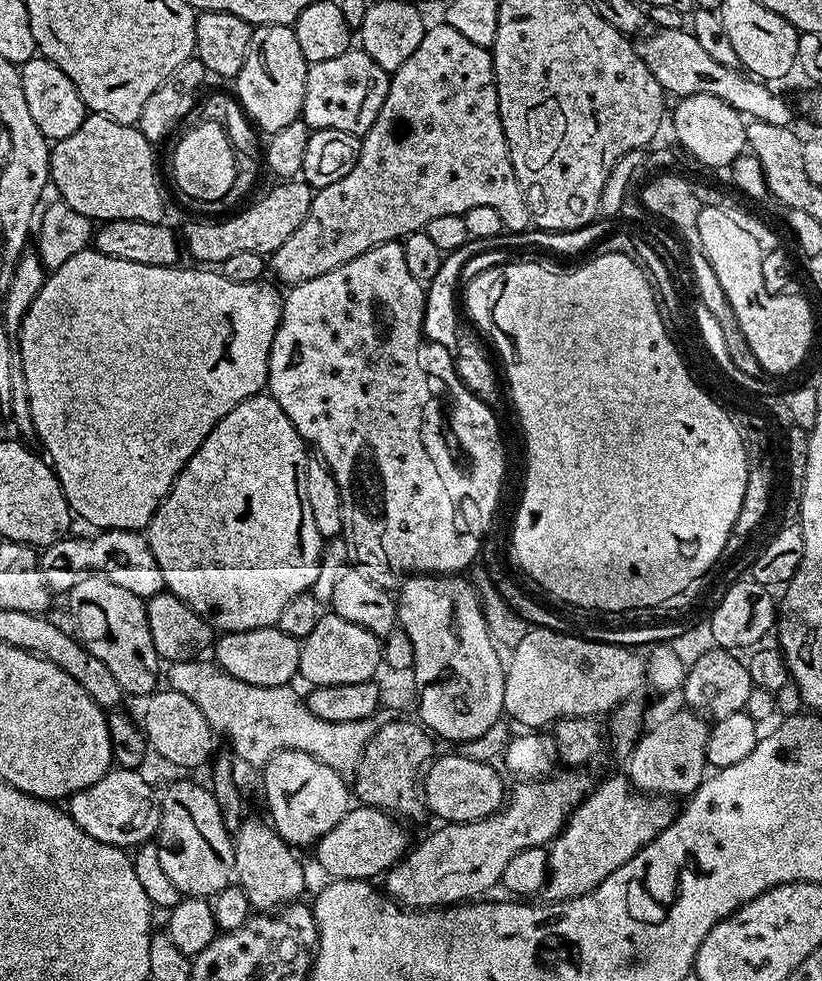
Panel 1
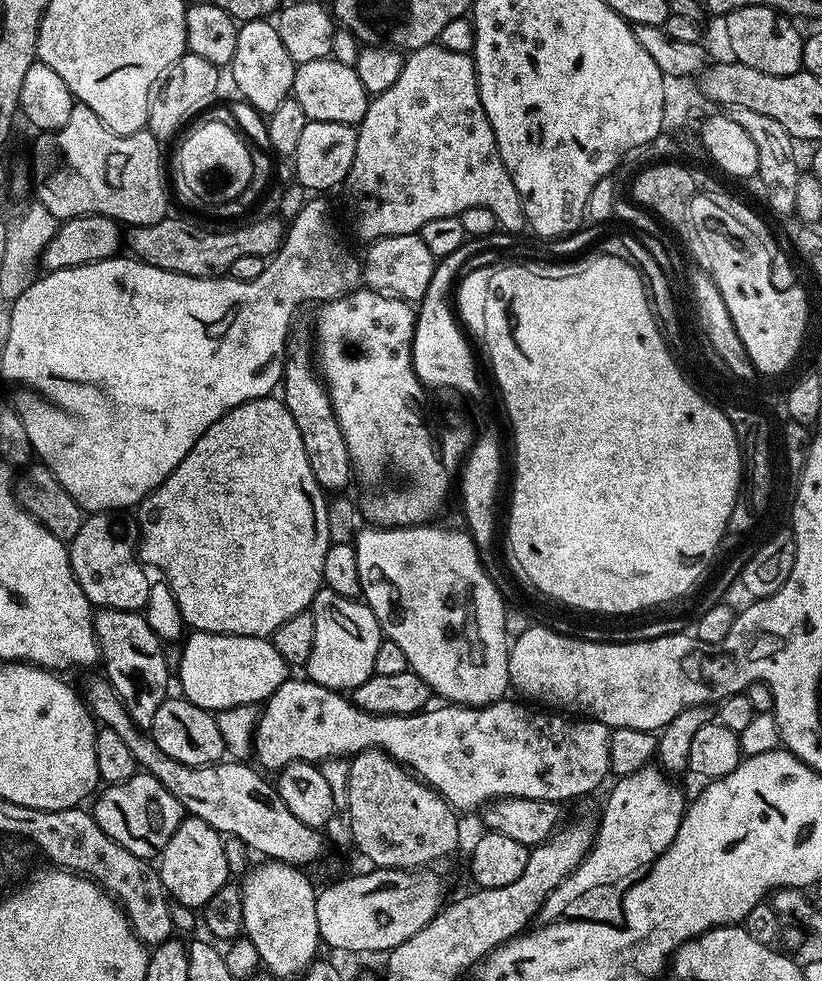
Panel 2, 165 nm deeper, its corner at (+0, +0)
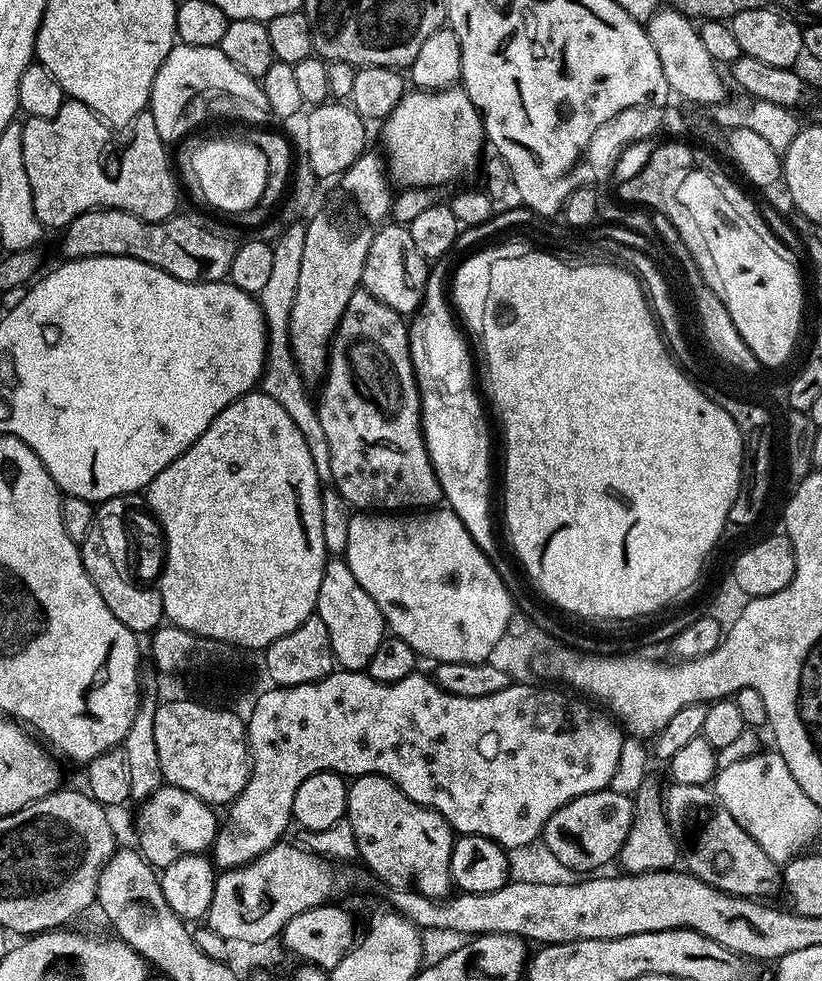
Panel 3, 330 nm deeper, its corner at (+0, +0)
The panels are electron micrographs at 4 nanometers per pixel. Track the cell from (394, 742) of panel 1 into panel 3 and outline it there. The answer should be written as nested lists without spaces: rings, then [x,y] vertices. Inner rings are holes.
[[[358,776],[348,784],[346,823],[354,830],[363,867],[392,888],[412,889],[439,901],[453,891],[450,854],[454,829],[440,812],[415,804],[384,776]]]

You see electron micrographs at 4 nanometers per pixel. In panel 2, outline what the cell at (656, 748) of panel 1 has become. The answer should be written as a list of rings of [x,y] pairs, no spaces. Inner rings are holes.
[[[645,766],[630,773],[628,776],[621,776],[615,781],[617,783],[612,788],[612,793],[608,796],[608,801],[604,804],[604,813],[598,816],[596,826],[596,841],[593,842],[591,850],[586,854],[586,858],[569,874],[564,881],[554,889],[546,898],[546,902],[540,907],[539,919],[544,924],[553,924],[556,920],[589,920],[590,922],[598,922],[599,924],[615,924],[619,925],[624,919],[624,893],[628,891],[628,887],[637,882],[647,874],[649,868],[656,859],[663,854],[670,846],[670,842],[674,842],[674,838],[678,834],[678,826],[682,826],[682,818],[684,817],[684,809],[686,807],[686,799],[684,800],[684,792],[675,784],[673,777],[665,772],[659,766]]]

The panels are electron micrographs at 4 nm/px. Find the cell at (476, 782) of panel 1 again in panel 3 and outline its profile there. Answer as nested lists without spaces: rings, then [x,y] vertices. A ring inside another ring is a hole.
[[[606,787],[600,792],[582,794],[562,806],[546,822],[542,833],[543,844],[564,866],[579,874],[592,874],[603,864],[619,857],[622,846],[630,834],[636,805],[631,795],[613,792]]]

